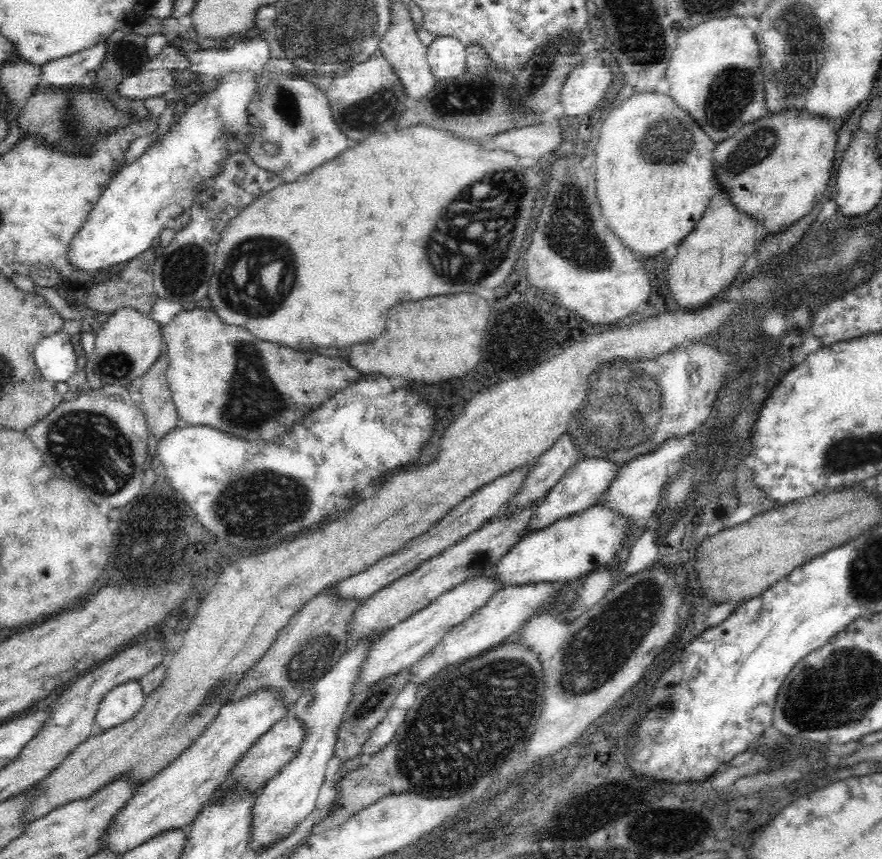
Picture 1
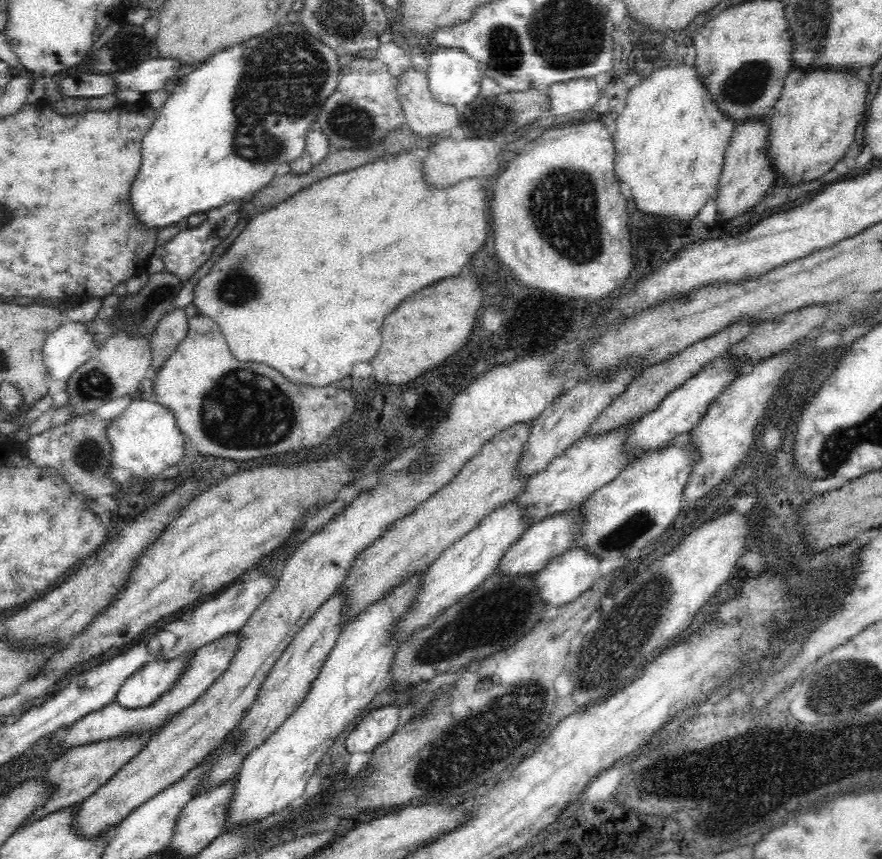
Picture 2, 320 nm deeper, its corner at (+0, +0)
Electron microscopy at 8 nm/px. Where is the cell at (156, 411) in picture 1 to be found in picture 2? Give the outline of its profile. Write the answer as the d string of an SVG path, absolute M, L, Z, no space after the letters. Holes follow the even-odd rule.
M174 307L159 320L149 340L151 363L156 371L164 365L164 361L168 360L176 351L177 346L186 338L189 331L189 319L184 308Z

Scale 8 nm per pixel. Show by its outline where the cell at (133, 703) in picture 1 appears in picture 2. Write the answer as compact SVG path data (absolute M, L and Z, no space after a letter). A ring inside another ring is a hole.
M186 650L178 659L154 660L138 668L119 688L116 702L124 708L150 706L181 679L197 650Z

